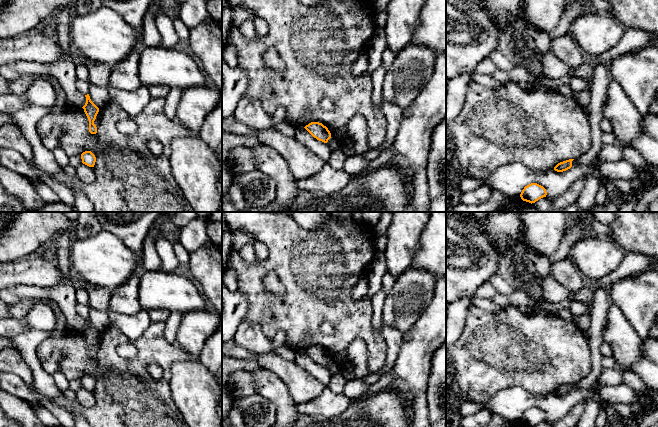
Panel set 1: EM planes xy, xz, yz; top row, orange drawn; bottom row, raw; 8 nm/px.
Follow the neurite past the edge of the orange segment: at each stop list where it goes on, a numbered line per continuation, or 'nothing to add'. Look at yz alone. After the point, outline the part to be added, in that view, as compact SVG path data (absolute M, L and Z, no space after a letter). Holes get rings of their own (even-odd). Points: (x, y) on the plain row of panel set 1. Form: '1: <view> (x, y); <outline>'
nothing to add

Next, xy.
1: xy (84, 311); M77 304L76 311L82 318L87 319L87 318L89 318L91 309L89 306Z

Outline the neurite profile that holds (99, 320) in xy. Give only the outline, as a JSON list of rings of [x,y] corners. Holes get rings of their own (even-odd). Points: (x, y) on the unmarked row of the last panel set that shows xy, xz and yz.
[[[91,310],[89,320],[98,332],[102,332],[109,326],[109,313],[106,311]]]

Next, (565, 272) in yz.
[[[569,257],[552,264],[550,275],[557,283],[571,291],[584,287],[582,273]]]

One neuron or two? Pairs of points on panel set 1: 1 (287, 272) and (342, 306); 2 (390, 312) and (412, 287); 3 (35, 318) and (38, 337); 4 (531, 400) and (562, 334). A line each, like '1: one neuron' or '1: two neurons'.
1: one neuron
2: one neuron
3: two neurons
4: two neurons

